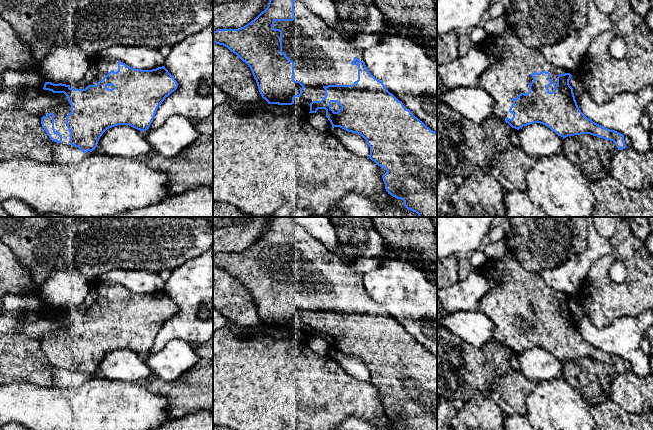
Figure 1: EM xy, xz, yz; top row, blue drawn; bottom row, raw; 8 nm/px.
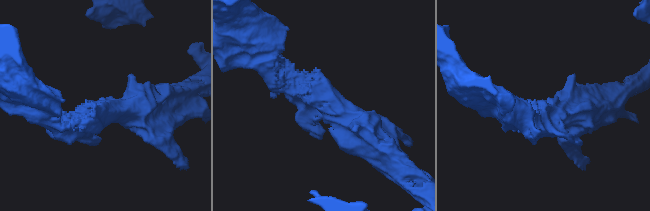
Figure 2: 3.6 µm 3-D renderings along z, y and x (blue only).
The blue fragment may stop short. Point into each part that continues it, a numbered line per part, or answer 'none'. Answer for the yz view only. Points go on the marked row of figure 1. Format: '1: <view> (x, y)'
1: yz (509, 75)

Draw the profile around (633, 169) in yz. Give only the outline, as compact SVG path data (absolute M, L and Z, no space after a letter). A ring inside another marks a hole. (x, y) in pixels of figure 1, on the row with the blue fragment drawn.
M632 145L611 158L610 174L629 189L653 187L653 151L638 152Z

